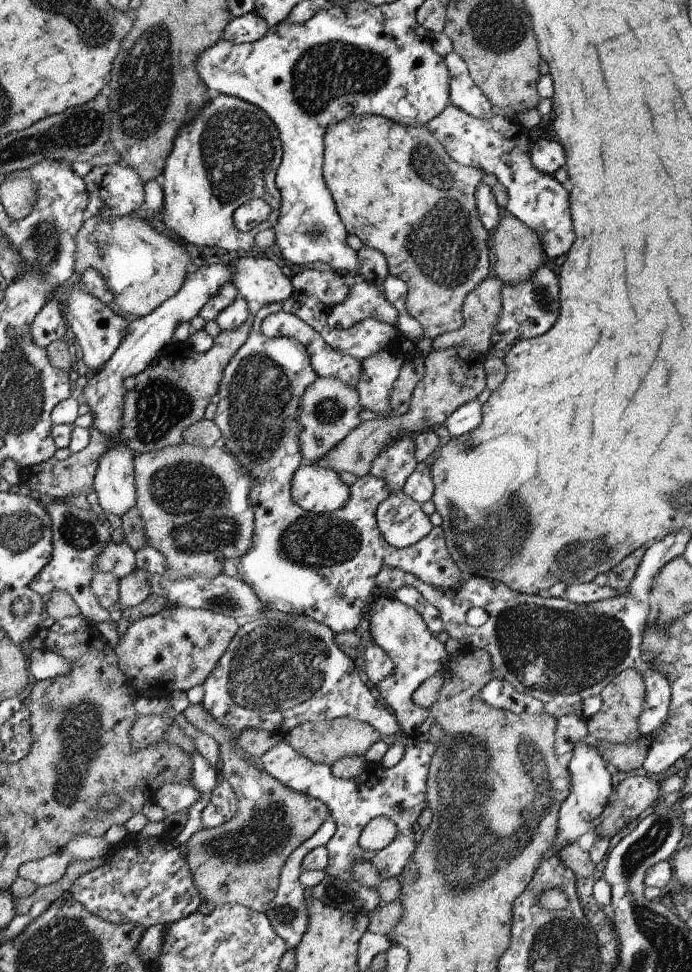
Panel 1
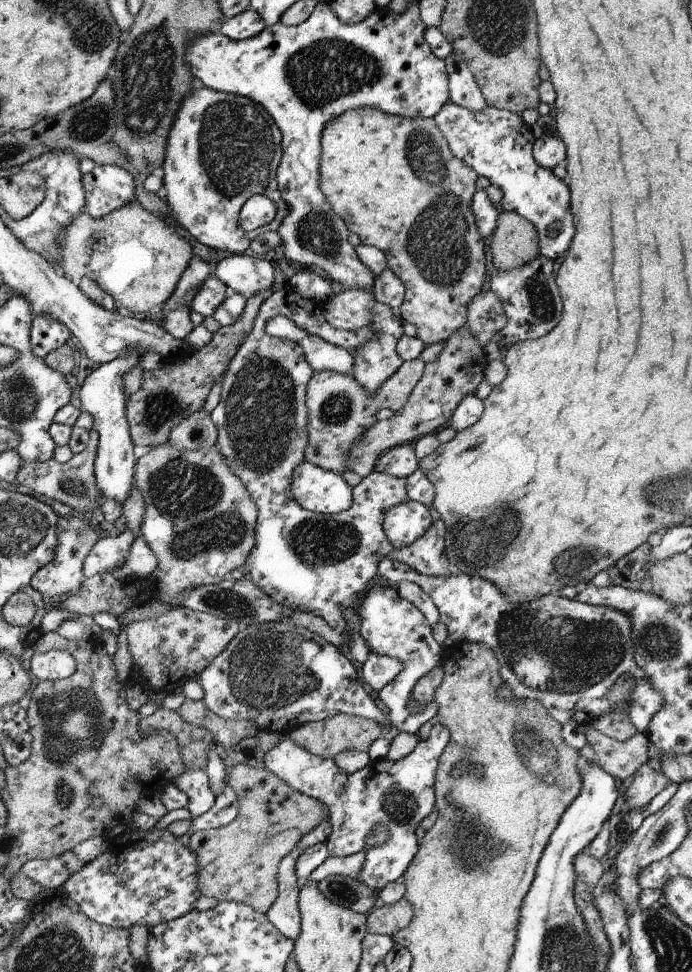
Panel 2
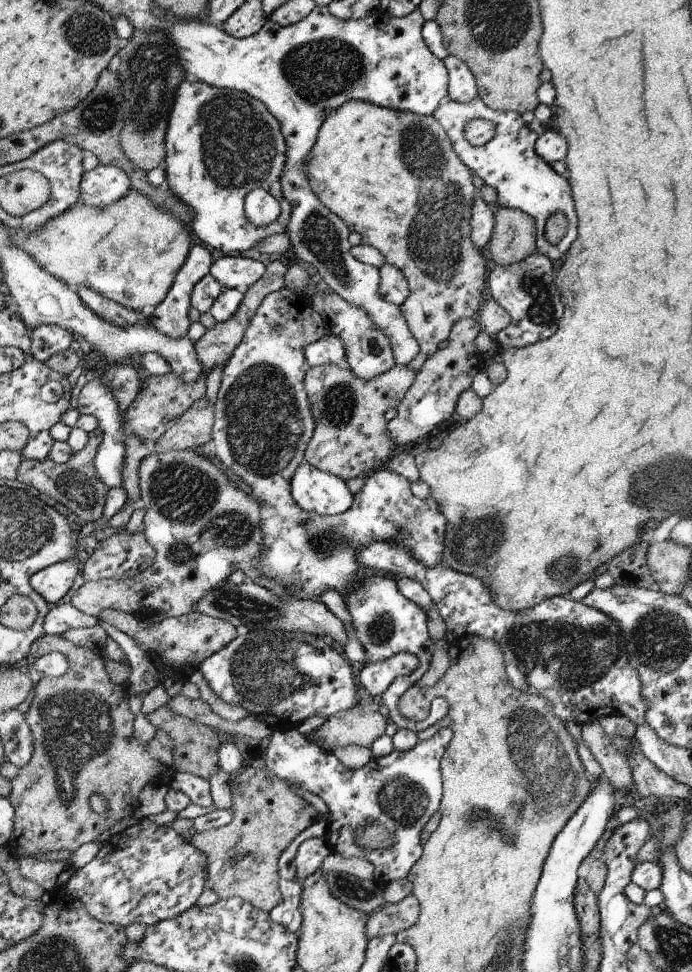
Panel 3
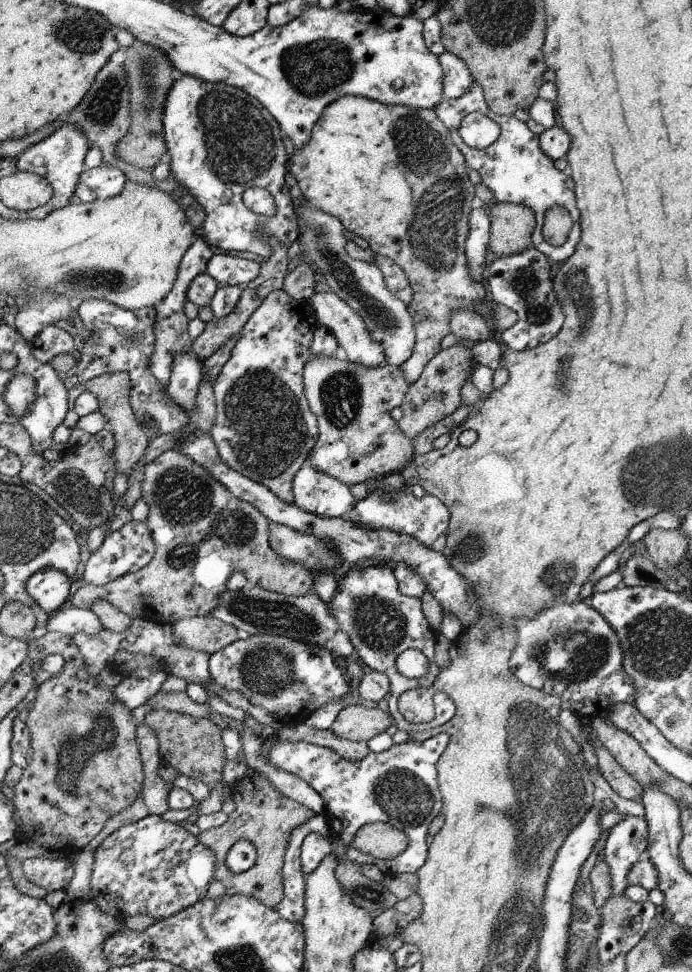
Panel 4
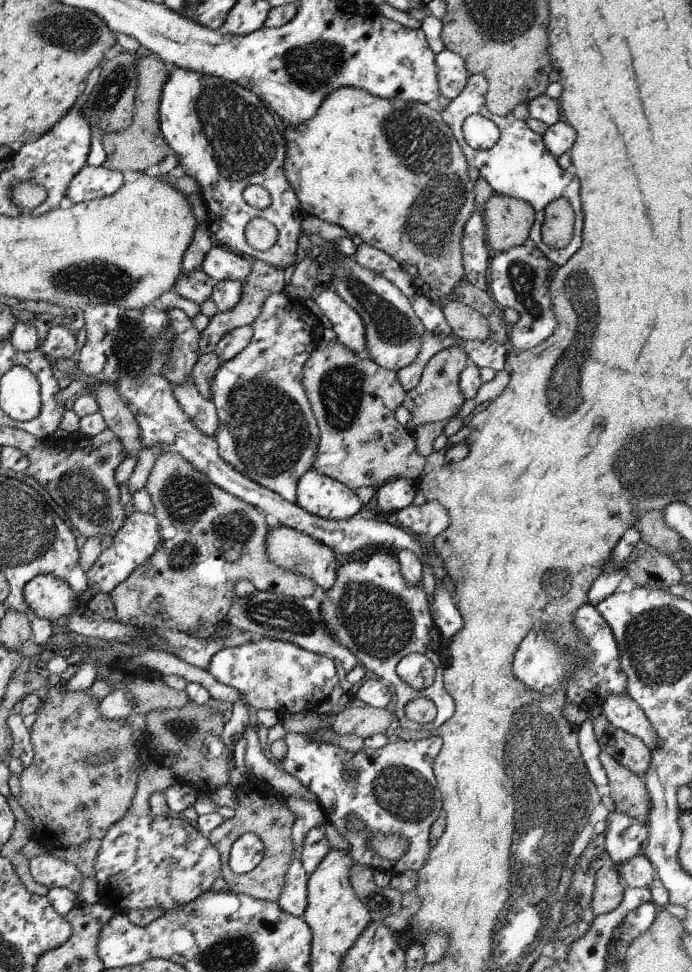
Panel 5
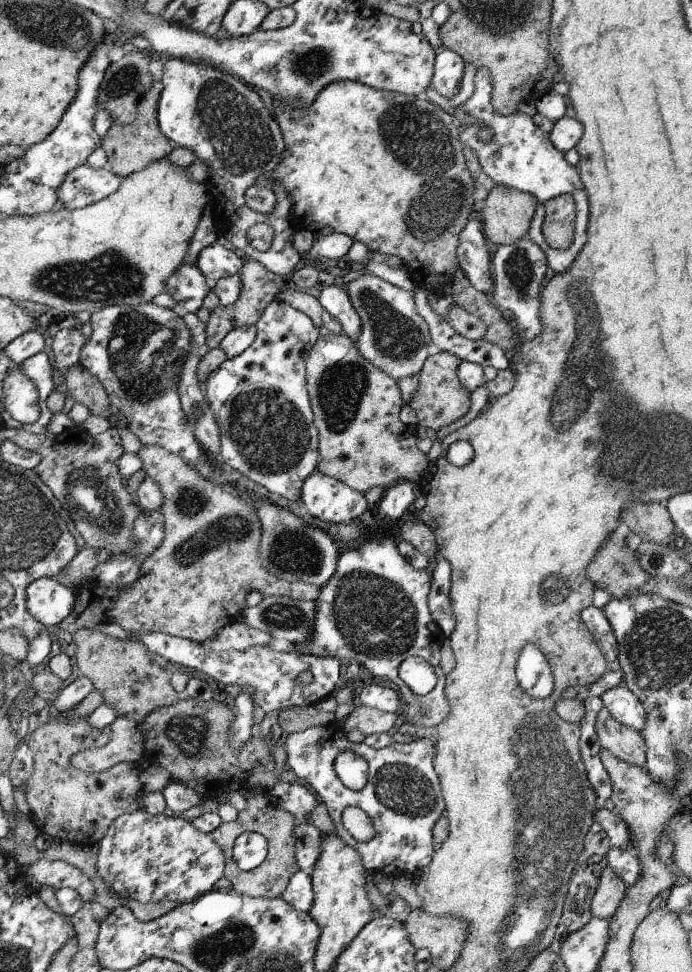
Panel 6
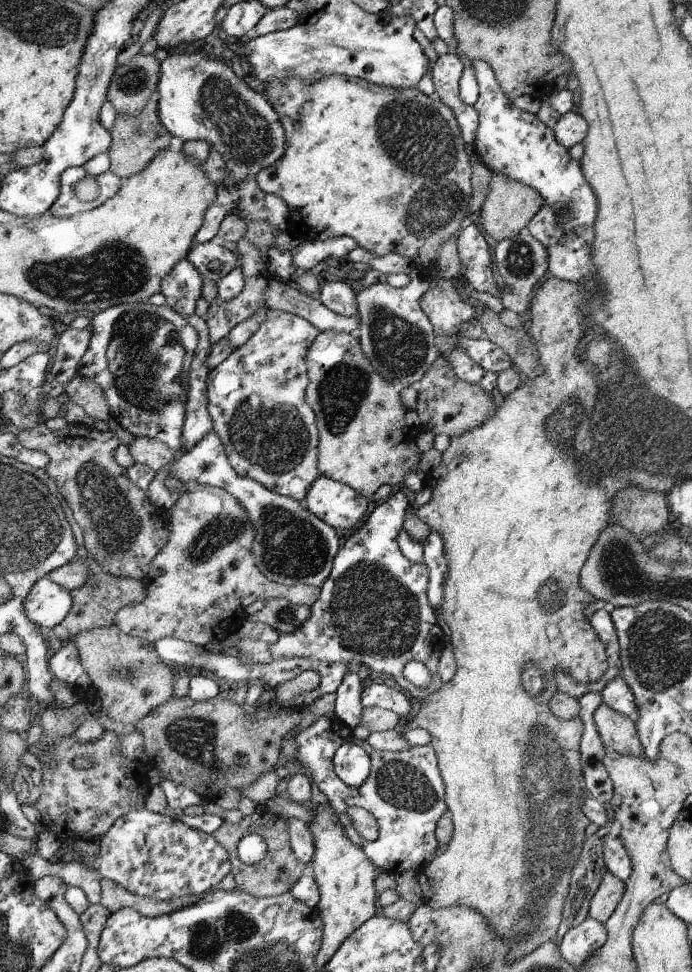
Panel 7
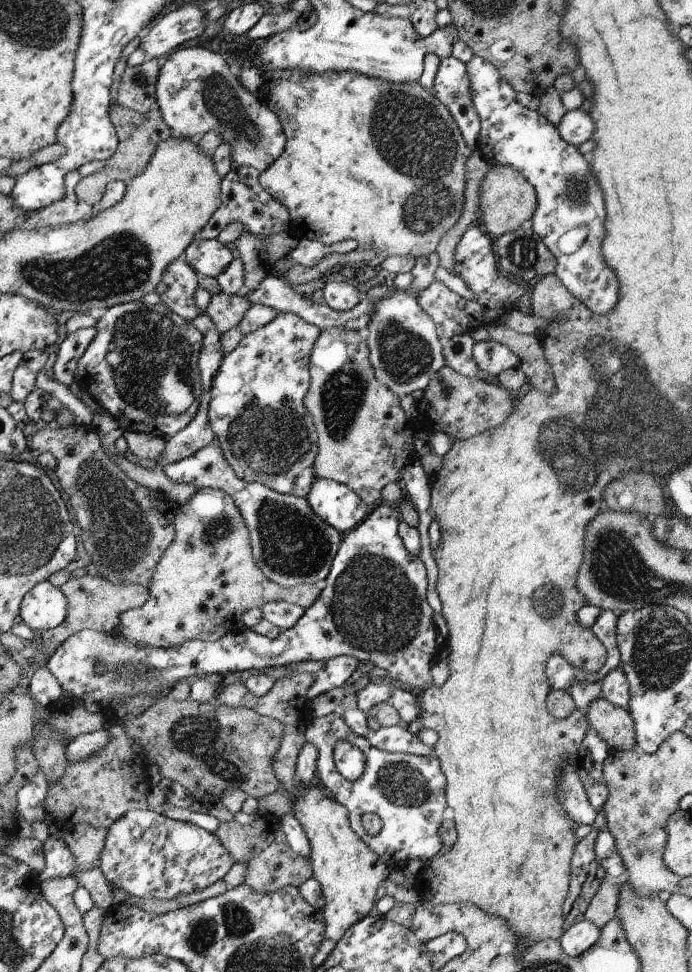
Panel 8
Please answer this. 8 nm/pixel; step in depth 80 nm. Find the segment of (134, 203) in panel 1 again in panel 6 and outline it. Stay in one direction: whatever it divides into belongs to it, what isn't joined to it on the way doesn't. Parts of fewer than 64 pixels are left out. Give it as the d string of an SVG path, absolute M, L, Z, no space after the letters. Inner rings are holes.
M87 164L76 167L60 188L62 207L68 211L87 207L116 192L121 182L122 178L108 168L95 169ZM86 189L90 194L86 194Z

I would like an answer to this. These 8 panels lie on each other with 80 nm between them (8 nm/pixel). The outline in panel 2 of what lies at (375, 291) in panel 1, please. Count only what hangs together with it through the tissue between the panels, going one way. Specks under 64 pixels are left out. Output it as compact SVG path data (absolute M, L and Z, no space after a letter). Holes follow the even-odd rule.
M350 289L338 290L330 299L326 299L322 308L326 313L328 324L335 329L355 331L364 327L371 327L377 331L377 337L370 339L367 346L360 347L358 351L352 352L354 359L353 377L359 381L369 393L379 391L379 388L395 374L403 364L403 360L396 350L398 337L403 330L400 315L390 306L382 304L375 299L372 290Z

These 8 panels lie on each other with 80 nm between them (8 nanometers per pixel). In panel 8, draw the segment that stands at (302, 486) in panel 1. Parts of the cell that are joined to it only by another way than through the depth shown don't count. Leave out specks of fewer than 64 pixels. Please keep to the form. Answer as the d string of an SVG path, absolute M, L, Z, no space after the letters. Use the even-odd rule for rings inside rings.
M316 479L306 500L310 508L342 536L370 514L370 506L354 490L330 479Z

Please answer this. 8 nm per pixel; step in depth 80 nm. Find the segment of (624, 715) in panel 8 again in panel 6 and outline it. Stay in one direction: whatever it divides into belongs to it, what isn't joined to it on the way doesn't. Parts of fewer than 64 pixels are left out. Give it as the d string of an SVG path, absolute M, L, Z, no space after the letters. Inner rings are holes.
M602 707L595 720L595 729L604 749L609 750L617 759L645 767L647 746L640 732L618 722L608 708Z

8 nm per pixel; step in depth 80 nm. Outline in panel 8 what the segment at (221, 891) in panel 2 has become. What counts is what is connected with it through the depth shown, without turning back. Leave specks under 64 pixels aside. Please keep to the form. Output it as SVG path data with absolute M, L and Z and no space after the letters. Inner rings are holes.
M262 814L256 819L256 822L247 825L235 820L220 822L216 835L227 847L227 851L235 857L236 862L248 860L244 883L251 885L256 891L271 893L292 885L299 887L314 875L309 858L300 856L295 849L292 849L281 826L270 824L268 820L263 819Z

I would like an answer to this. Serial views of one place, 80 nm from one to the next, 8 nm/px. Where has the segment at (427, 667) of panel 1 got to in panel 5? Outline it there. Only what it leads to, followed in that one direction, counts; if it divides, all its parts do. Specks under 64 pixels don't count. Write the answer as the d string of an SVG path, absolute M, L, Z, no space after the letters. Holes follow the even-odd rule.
M390 550L388 552L372 551L360 554L356 558L341 559L334 584L329 588L329 591L326 591L326 599L321 602L320 614L326 630L343 647L350 650L362 667L374 672L386 684L392 683L394 692L396 692L394 696L394 701L396 702L395 714L398 716L399 726L412 730L421 730L422 728L434 730L434 728L438 728L438 726L444 724L455 713L455 702L452 696L446 692L443 685L444 668L441 665L441 659L444 638L439 627L435 624L435 619L431 616L424 583L422 581L416 584L407 583L407 580L404 578L404 572L401 572L398 554L390 552ZM412 653L422 653L435 664L437 673L435 674L435 681L432 687L416 690L399 676L398 664L400 659ZM421 697L430 699L436 706L436 718L430 723L430 726L415 723L408 718L405 712L408 703Z

